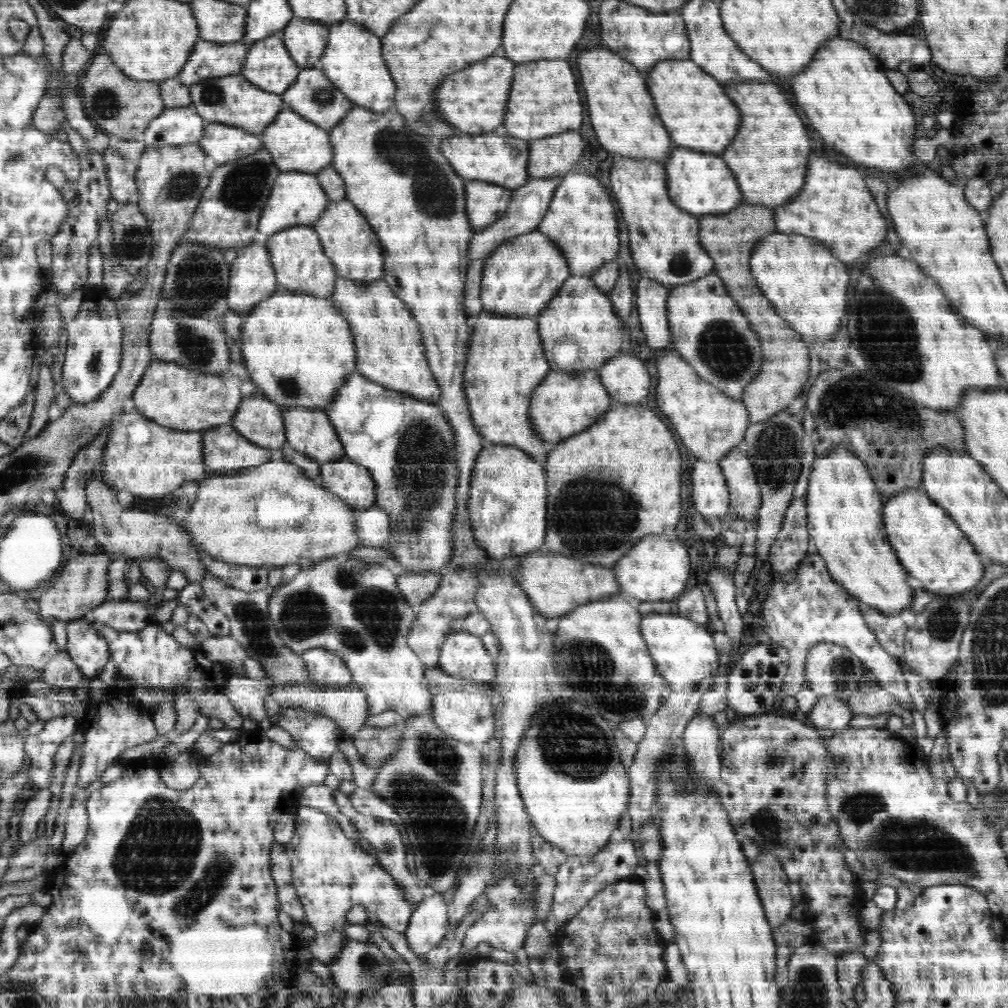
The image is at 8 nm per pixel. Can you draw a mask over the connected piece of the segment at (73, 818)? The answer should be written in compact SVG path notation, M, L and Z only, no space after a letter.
M78 798L66 811L64 824L65 834L61 852L74 853L74 850L85 842L86 832L88 832L88 809Z

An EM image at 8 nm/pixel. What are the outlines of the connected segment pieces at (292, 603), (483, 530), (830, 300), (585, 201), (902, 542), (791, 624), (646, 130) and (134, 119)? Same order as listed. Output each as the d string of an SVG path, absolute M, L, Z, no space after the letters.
M340 553L319 562L302 565L293 580L278 585L269 594L268 611L283 643L296 654L309 648L332 648L334 652L340 652L338 655L351 671L353 684L360 687L366 695L369 715L380 715L393 710L406 720L415 715L431 715L434 694L424 676L425 664L408 647L406 641L410 628L416 622L417 612L400 593L397 578L378 562L360 562L346 553Z
M504 444L484 446L472 470L468 498L468 515L476 543L492 560L538 550L546 539L547 494L544 467L527 452Z
M774 235L760 240L755 247L751 260L752 275L756 283L768 298L772 306L784 320L801 334L801 338L811 343L822 343L832 340L832 336L840 330L842 318L846 314L846 290L848 290L848 269L838 258L835 258L829 248L824 247L818 240L808 239L801 235Z
M570 172L561 179L557 186L550 208L537 227L545 236L552 237L560 246L561 252L568 254L567 261L571 275L592 276L598 268L602 268L610 258L617 260L618 253L618 214L612 206L612 198L608 190L600 184L600 180L592 174Z
M920 487L884 499L883 531L908 574L918 578L924 590L937 594L962 594L984 576L984 564L964 531Z
M820 554L806 555L806 558L803 558L800 566L798 566L798 576L796 576L794 582L784 582L784 580L776 578L776 582L772 584L772 588L767 590L762 610L761 628L763 637L785 648L789 656L789 664L781 686L781 696L794 697L800 692L804 684L806 684L805 660L807 659L810 647L822 642L832 642L849 648L849 651L854 653L863 662L866 670L873 671L880 686L894 695L904 709L912 712L914 710L914 702L908 690L905 676L902 675L903 666L898 666L898 663L892 658L892 655L878 643L874 631L866 625L864 615L860 612L862 604L860 604L859 600L850 595L846 590L842 592L832 582L833 578L830 578L831 574L829 570L826 570L826 567L826 563Z
M596 46L594 50L589 48L590 52L584 52L578 58L582 90L588 100L590 120L600 144L612 154L616 152L636 160L666 162L676 146L658 116L644 74L620 55L600 48L602 46Z
M108 53L93 57L80 79L80 89L84 114L95 122L97 130L122 140L143 138L151 120L160 116L165 109L160 84L128 77Z

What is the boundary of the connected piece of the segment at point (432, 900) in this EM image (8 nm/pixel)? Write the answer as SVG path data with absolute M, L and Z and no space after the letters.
M441 893L421 900L404 932L409 950L423 956L436 948L447 934L448 909Z

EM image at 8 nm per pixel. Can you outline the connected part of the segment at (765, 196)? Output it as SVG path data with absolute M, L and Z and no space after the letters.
M734 83L728 92L732 92L731 99L744 108L744 132L740 132L736 148L732 148L732 152L724 152L722 157L728 167L732 166L732 172L740 176L740 184L744 184L742 204L782 207L782 202L788 203L798 196L806 182L812 152L806 124L776 84Z

